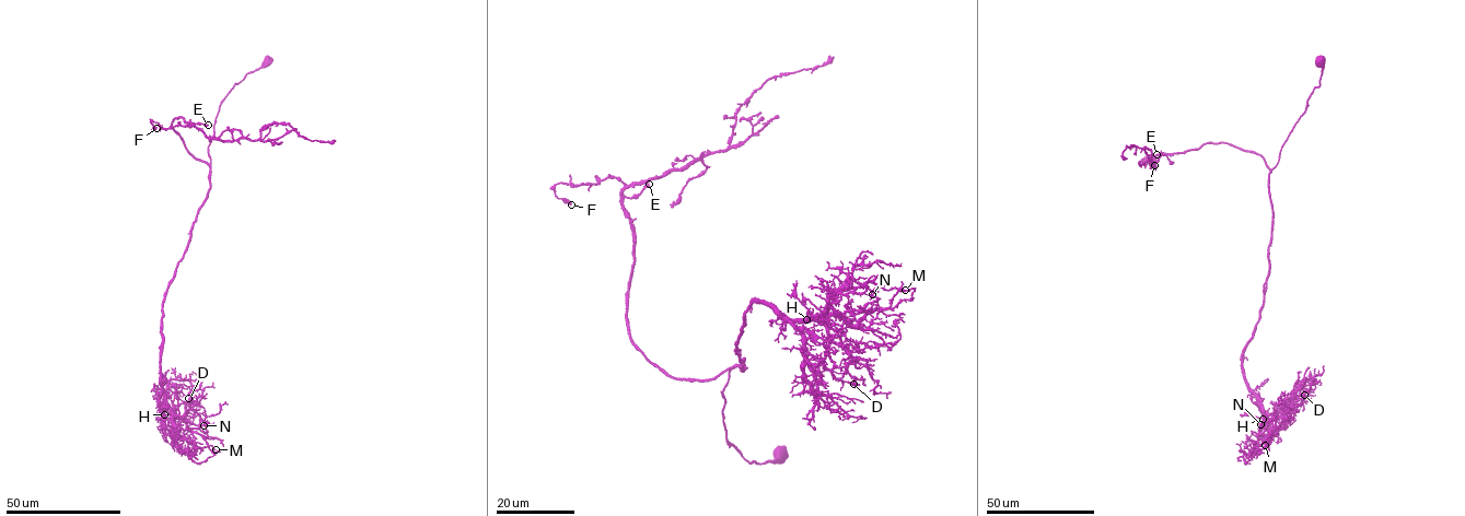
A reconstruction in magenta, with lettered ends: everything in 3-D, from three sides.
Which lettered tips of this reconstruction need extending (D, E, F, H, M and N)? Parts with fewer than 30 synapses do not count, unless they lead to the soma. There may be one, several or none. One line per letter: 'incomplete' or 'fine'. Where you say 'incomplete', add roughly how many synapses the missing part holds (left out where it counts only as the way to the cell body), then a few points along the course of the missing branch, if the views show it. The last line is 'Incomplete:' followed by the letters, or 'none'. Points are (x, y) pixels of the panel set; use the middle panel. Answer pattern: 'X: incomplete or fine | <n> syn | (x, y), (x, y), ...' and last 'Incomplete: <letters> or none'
D: fine
E: fine
F: fine
H: fine
M: fine
N: fine
Incomplete: none

